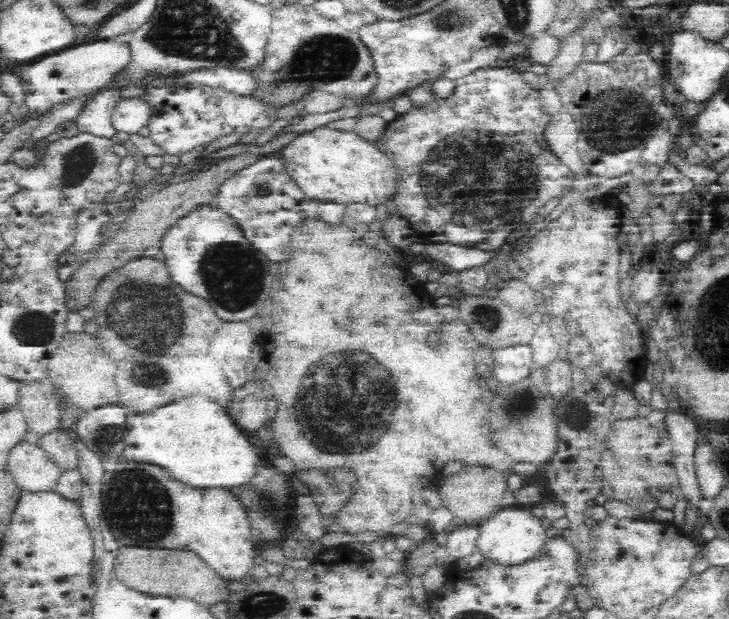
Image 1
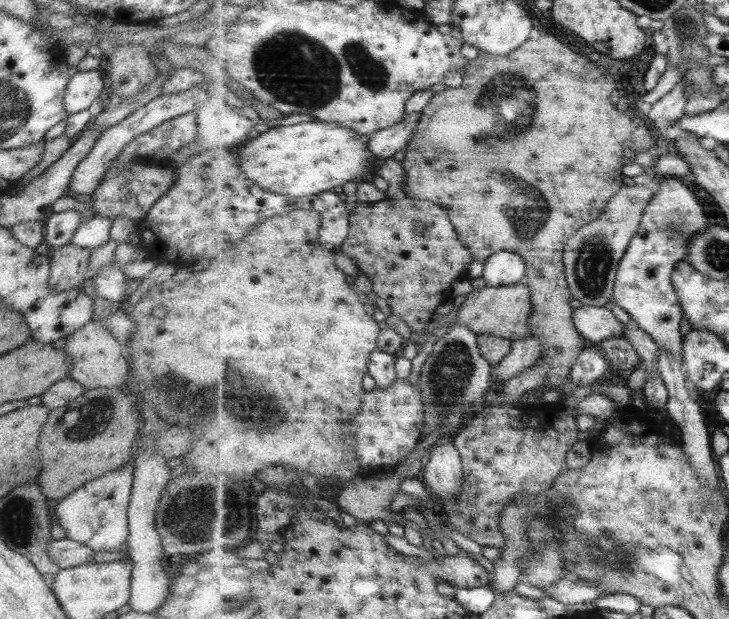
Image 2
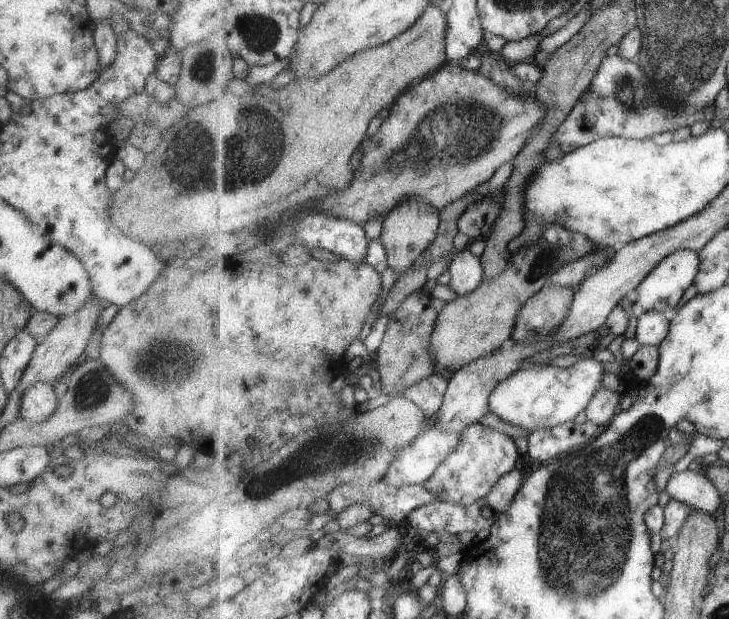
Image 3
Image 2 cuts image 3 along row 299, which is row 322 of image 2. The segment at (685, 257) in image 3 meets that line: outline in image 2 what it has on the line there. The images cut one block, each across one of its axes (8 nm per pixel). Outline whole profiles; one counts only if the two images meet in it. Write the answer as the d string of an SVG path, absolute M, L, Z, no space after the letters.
M668 176L660 183L660 190L647 205L641 231L632 238L619 266L614 286L614 302L631 316L631 323L646 330L660 348L667 348L673 356L683 360L681 322L685 318L675 290L674 272L679 262L689 261L689 238L709 228L707 212L699 196L681 182Z

